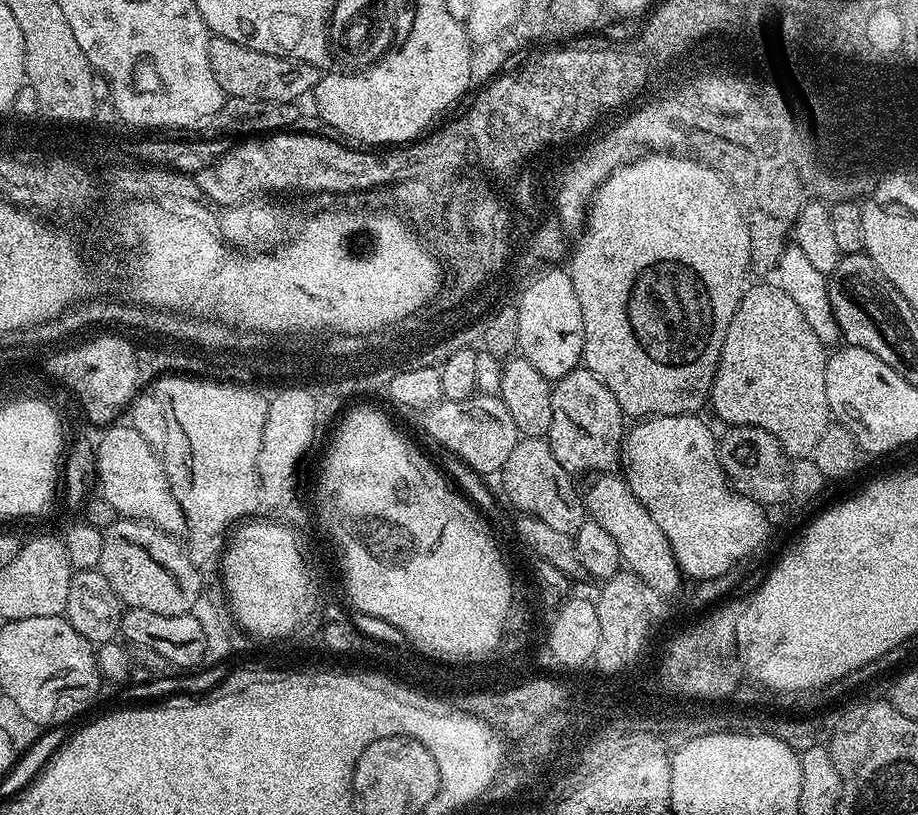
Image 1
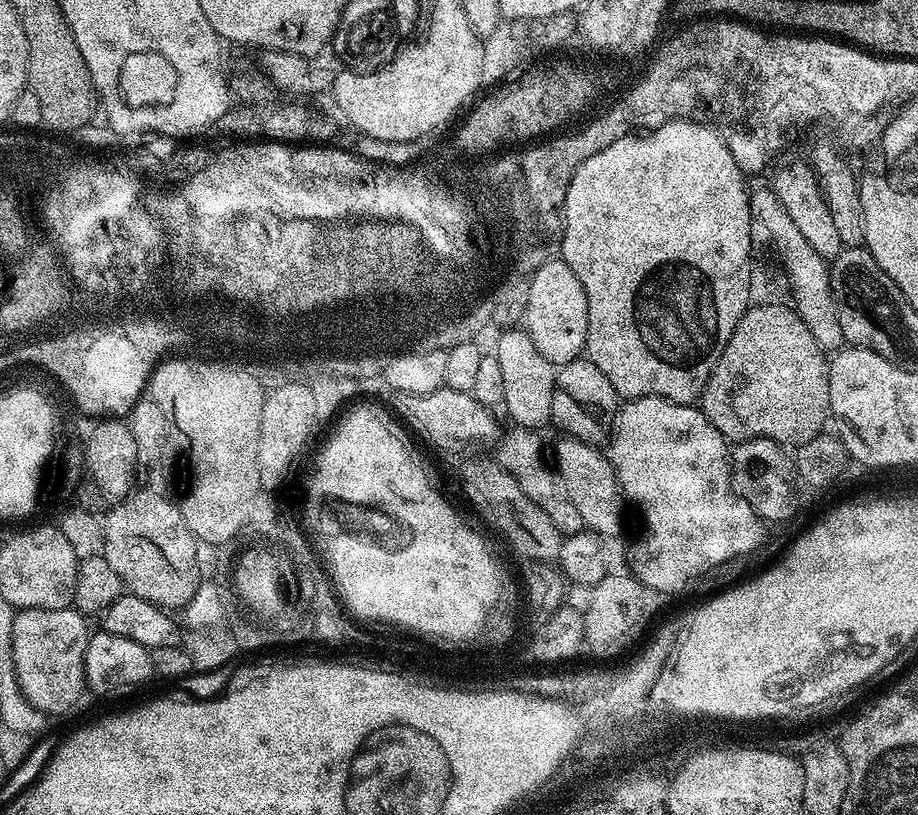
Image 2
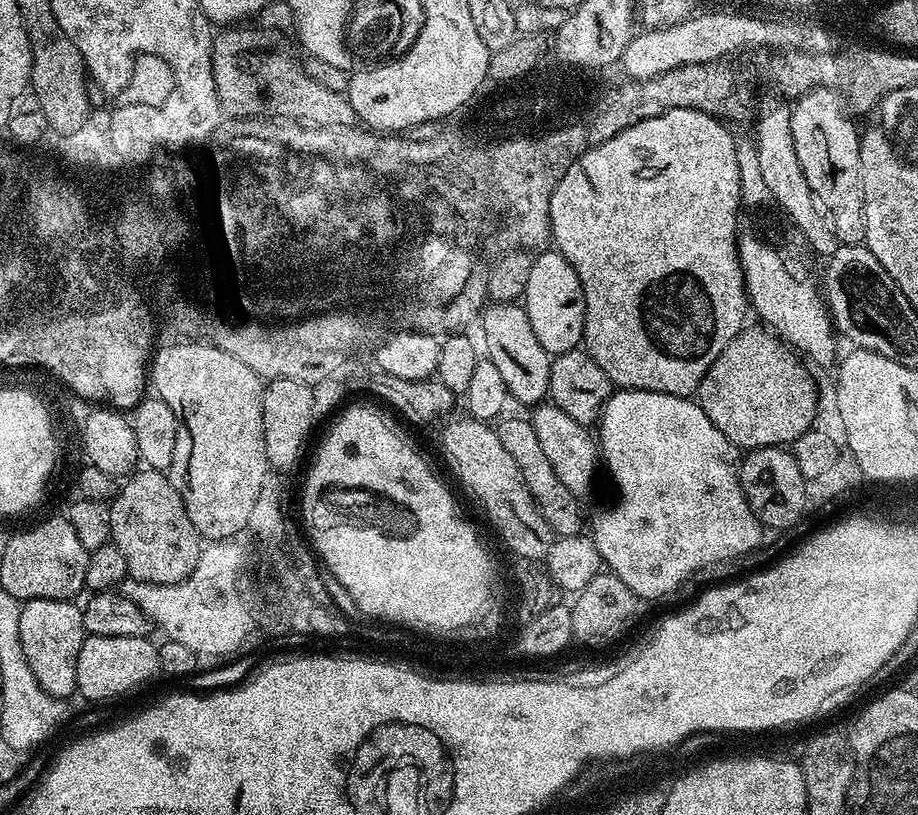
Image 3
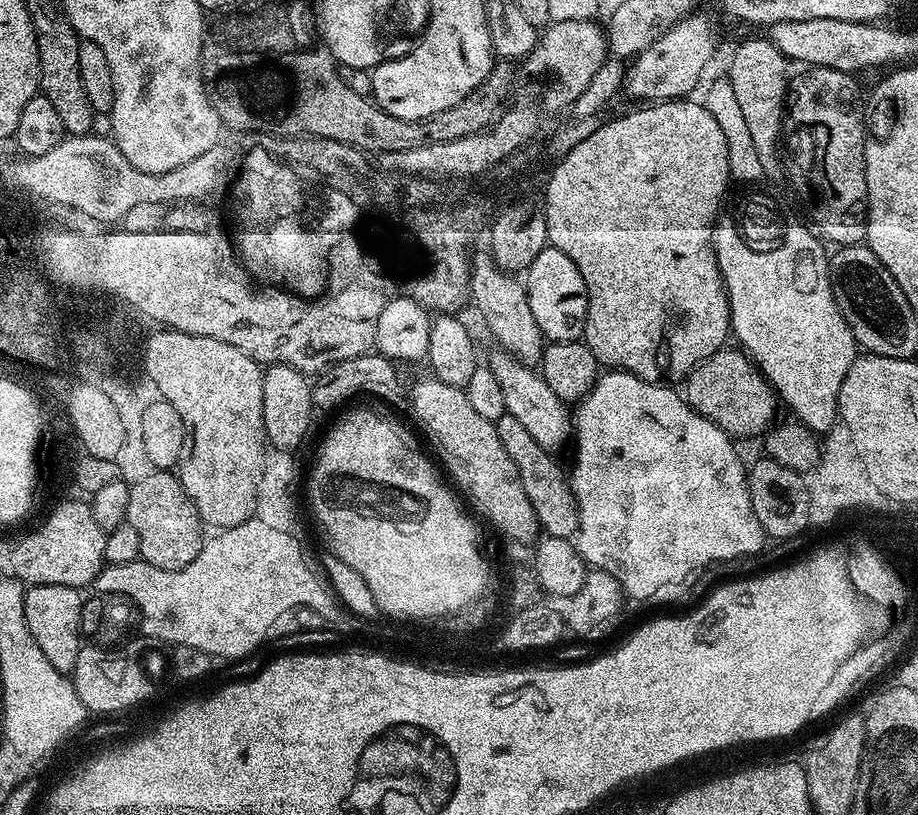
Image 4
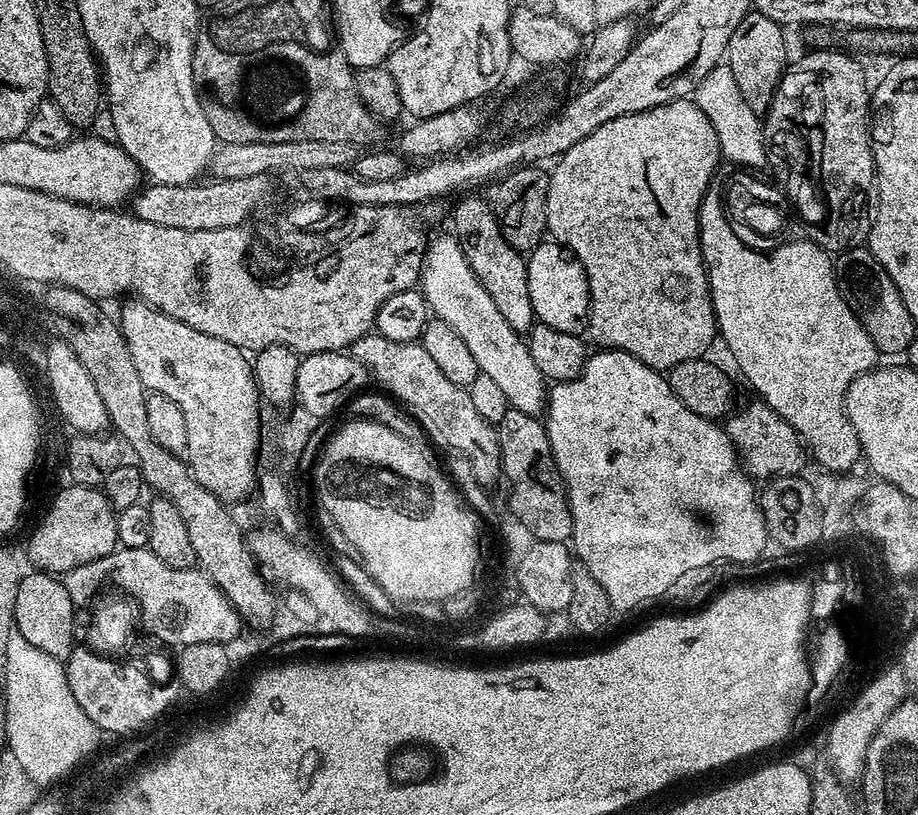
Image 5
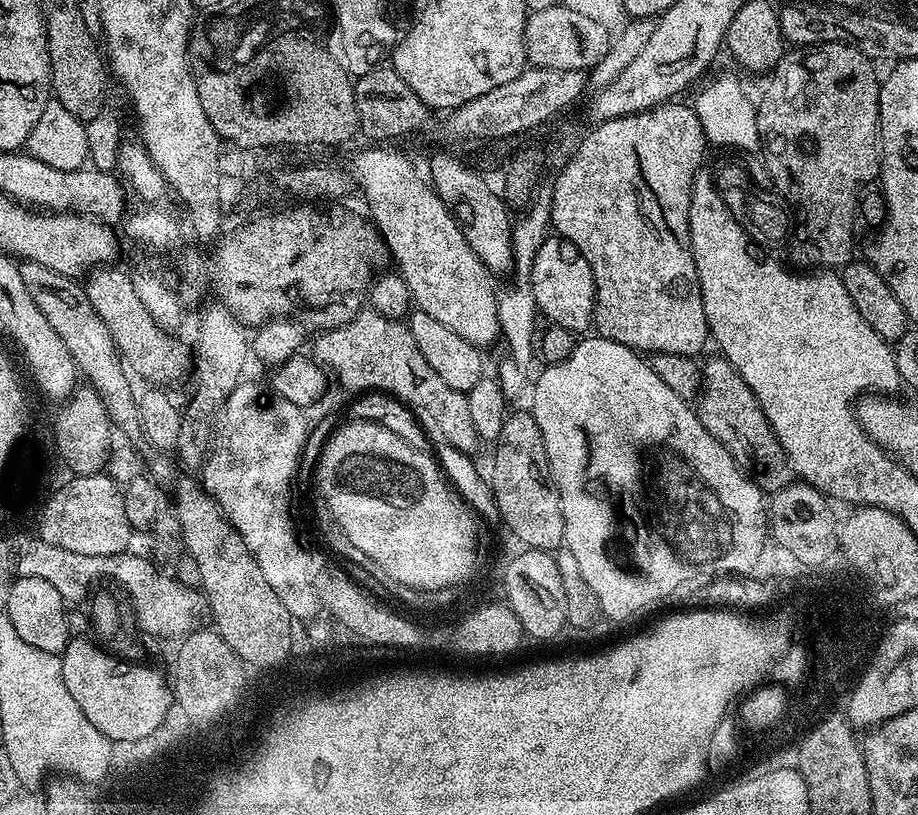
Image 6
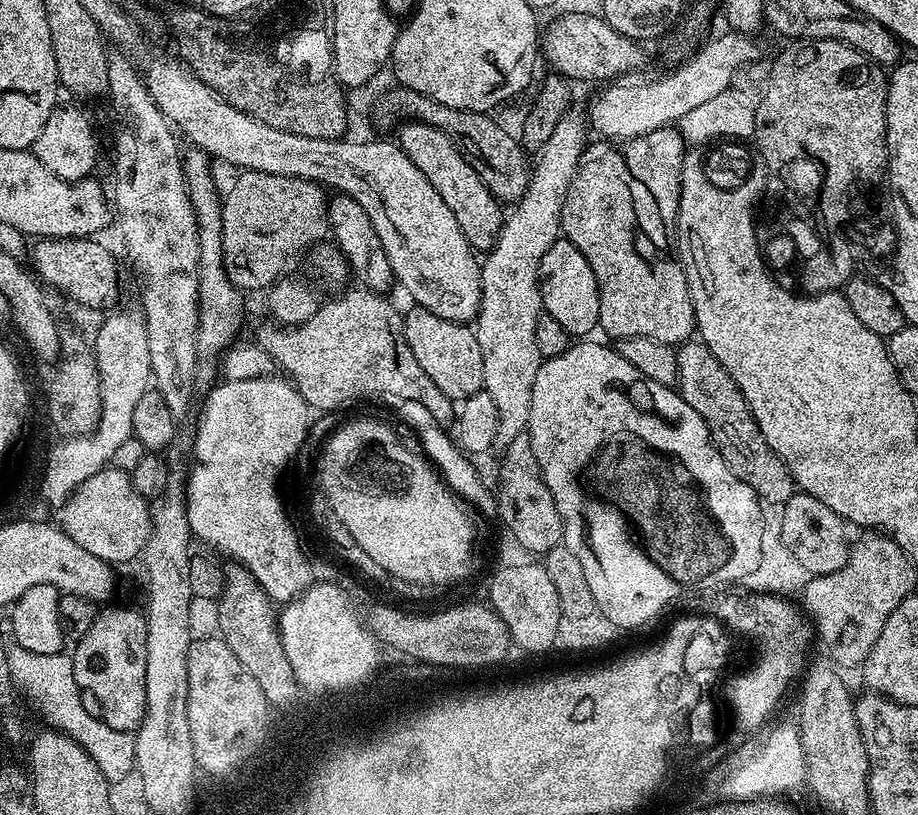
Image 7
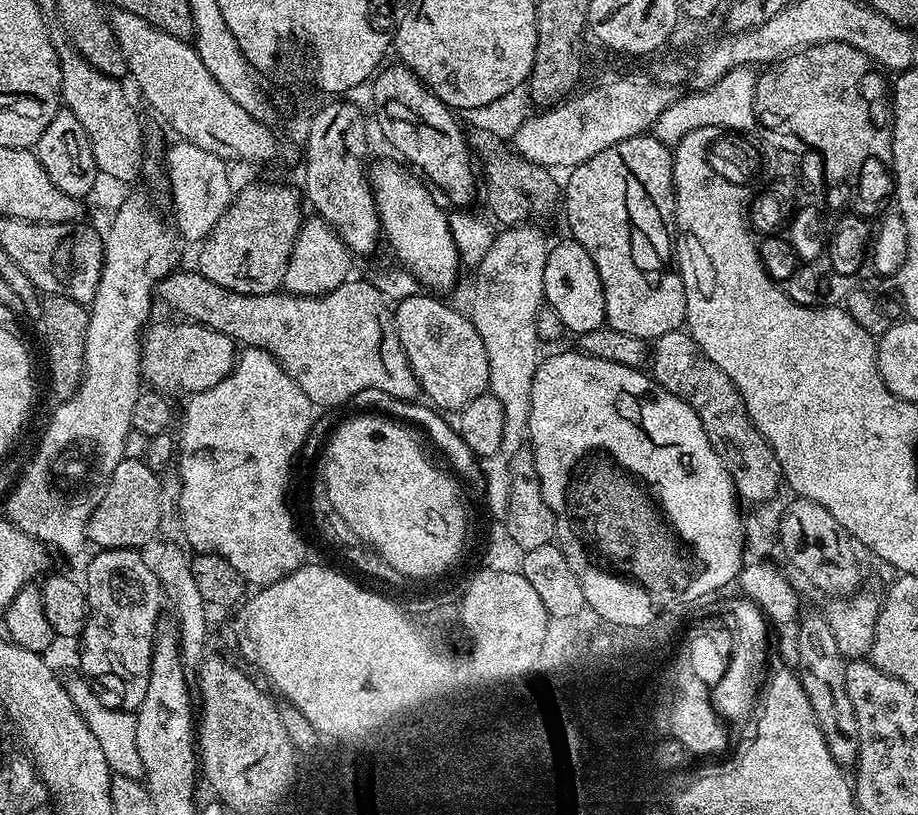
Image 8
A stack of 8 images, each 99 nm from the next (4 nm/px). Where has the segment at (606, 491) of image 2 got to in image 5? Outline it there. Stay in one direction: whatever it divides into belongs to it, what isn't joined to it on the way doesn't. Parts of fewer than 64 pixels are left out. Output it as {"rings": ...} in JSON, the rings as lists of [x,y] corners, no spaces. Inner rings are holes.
{"rings":[[[433,235],[424,253],[424,270],[420,273],[418,288],[424,294],[431,315],[446,322],[446,326],[466,342],[474,354],[474,362],[478,362],[478,370],[487,374],[506,393],[509,408],[539,417],[546,408],[546,381],[538,366],[534,366],[534,358],[530,358],[525,337],[502,318],[498,306],[494,306],[490,294],[486,294],[486,286],[482,286],[474,270],[470,270],[466,254],[455,235],[447,235]]]}

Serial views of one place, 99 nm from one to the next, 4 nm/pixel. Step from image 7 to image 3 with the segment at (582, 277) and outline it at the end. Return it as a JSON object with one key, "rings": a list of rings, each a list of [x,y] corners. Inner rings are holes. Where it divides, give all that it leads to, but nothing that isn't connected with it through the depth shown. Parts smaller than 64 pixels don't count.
{"rings":[[[545,250],[533,259],[530,266],[530,278],[526,278],[522,307],[530,318],[530,326],[534,326],[534,334],[538,337],[538,342],[542,342],[542,350],[546,350],[549,356],[560,356],[563,352],[570,352],[581,347],[584,339],[582,282],[578,282],[578,274],[574,274],[574,266],[570,266],[570,262],[566,262],[562,253]]]}

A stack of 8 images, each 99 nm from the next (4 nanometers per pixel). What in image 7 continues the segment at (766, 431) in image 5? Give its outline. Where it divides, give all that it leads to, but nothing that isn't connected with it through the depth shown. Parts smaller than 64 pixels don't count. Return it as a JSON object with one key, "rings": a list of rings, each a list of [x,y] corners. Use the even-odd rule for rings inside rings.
{"rings":[[[689,338],[676,348],[676,378],[678,391],[682,399],[706,422],[712,435],[718,454],[750,486],[756,491],[763,503],[784,505],[792,496],[797,495],[796,483],[792,480],[790,470],[774,450],[762,438],[762,430],[758,430],[758,422],[754,422],[754,414],[742,398],[742,390],[738,390],[738,382],[726,374],[722,362],[710,354],[710,350],[699,339]]]}

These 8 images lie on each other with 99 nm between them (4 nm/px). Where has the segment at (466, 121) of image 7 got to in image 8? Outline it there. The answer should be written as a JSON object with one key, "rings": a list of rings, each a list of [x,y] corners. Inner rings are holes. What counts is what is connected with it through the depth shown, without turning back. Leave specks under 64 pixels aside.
{"rings":[[[475,129],[468,138],[471,149],[482,160],[486,178],[488,206],[493,216],[505,227],[515,227],[536,216],[548,215],[559,205],[562,190],[549,169],[517,155],[507,143],[486,130]],[[477,152],[477,153],[476,153]],[[479,155],[479,156],[478,156]]]}

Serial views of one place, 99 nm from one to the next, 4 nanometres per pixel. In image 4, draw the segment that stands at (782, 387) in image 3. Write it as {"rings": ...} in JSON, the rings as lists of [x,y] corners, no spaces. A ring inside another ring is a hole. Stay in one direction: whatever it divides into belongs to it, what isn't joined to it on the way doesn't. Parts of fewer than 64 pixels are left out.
{"rings":[[[731,347],[715,352],[688,373],[682,384],[682,395],[695,412],[717,424],[729,436],[763,437],[777,419],[778,397],[754,361],[743,351]]]}

